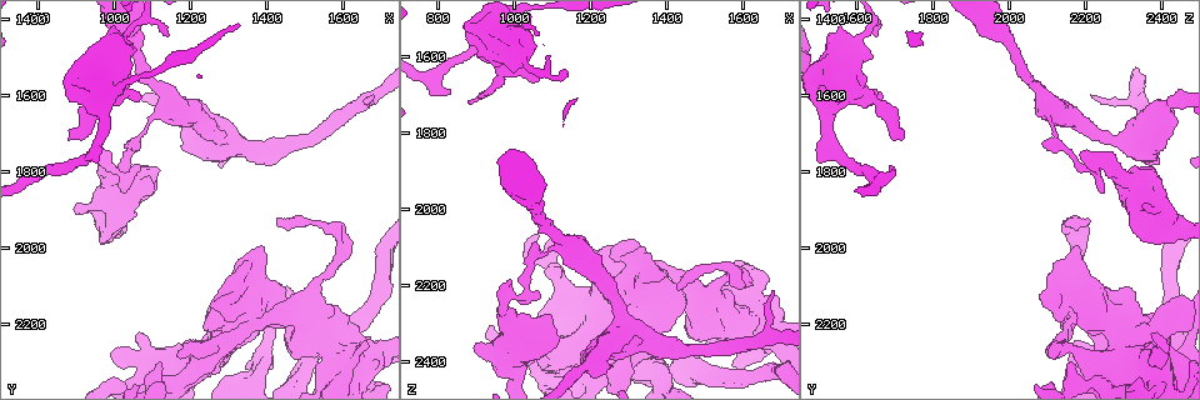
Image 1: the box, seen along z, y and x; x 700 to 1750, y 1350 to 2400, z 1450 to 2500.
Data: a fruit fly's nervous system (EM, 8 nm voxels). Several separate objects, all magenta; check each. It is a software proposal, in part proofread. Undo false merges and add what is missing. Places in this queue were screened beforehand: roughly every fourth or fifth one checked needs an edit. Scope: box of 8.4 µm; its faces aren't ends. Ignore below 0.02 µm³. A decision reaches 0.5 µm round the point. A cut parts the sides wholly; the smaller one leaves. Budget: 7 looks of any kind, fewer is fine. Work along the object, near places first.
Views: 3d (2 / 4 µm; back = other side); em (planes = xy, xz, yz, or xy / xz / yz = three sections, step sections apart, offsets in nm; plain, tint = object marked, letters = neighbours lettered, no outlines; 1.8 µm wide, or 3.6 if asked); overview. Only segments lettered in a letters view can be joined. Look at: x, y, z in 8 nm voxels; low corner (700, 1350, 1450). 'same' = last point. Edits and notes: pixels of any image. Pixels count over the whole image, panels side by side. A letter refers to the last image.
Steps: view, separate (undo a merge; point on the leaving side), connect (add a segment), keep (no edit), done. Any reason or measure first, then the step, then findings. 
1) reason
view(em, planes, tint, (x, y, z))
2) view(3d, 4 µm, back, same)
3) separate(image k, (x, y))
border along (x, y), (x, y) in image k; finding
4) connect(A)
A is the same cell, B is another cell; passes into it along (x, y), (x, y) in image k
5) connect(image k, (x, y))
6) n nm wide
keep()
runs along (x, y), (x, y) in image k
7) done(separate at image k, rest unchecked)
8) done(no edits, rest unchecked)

sharp bend
view(3d, 2 µm, (1255, 2165, 2440))

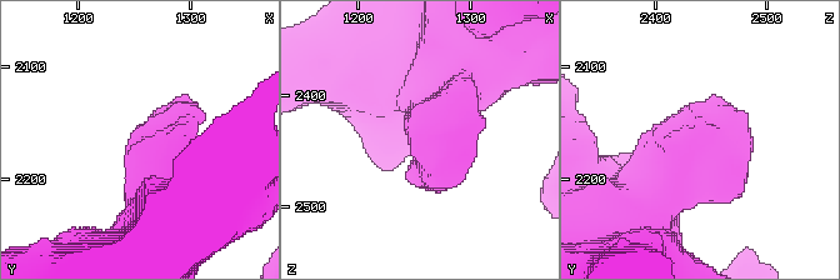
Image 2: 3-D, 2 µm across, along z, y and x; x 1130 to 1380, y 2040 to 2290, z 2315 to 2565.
now the EM
view(em, yz, step 16, tint, (1262, 2168, 2440))

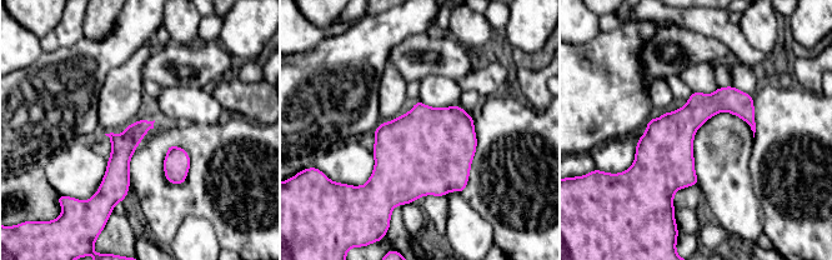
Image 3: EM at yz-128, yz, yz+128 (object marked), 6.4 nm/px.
view(em, xy, step 8, letters, same)

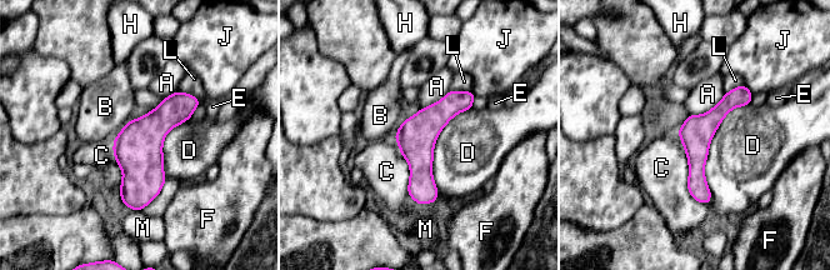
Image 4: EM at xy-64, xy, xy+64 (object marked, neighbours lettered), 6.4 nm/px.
keep()
A, B, C, D, E, F, H, J, L and M are other cells; runs along (743, 89), (696, 135), (704, 200) in image 4; all the same neuron

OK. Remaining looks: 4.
an open end
view(em, planes, letters, (895, 1915, 2380))

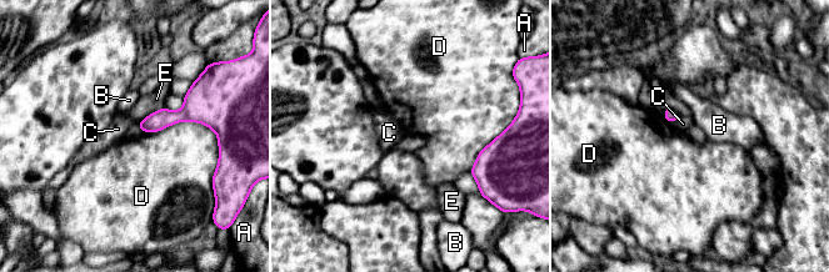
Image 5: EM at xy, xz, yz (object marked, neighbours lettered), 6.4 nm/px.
keep()
A, B, C, D and E are other cells; border along (144, 131), (196, 121), (216, 135) in image 5; no lettered segment goes on from it

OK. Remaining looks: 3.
calibre changes
view(3d, 2 µm, (1135, 1630, 2105))

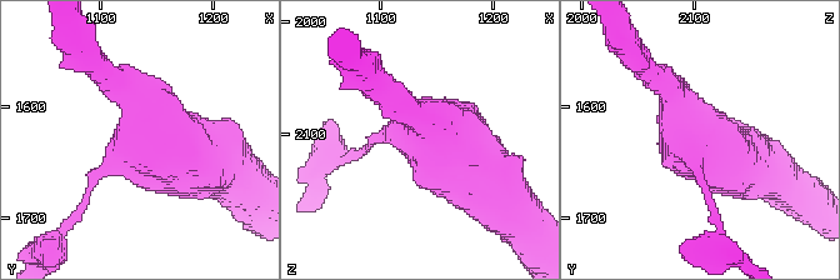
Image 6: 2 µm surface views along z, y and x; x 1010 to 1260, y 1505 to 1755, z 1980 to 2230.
view(em, yz, step 4, letters, (1138, 1636, 2102))

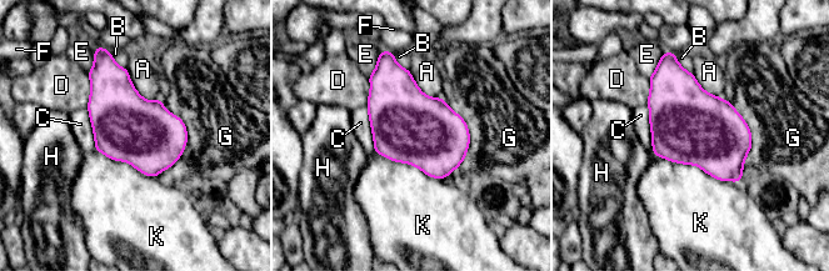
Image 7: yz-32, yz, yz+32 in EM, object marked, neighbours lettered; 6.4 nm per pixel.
440 nm wide
keep()
A, B, C, D, E, F, G, H and K are other cells; border along (653, 154), (740, 182) in image 7; all the same neuron

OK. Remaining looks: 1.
done(no edits, rest unchecked)

